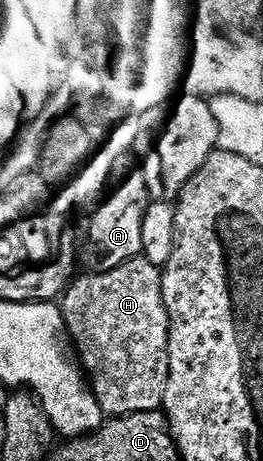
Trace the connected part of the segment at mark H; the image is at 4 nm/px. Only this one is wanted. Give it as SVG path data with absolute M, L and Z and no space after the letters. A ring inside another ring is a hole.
M138 256L115 269L94 271L91 274L91 277L79 276L71 281L70 288L60 298L60 308L77 360L88 378L90 388L94 390L94 397L100 403L103 414L110 419L126 417L129 413L161 410L170 374L170 320L164 307L162 270L152 267L146 257Z

